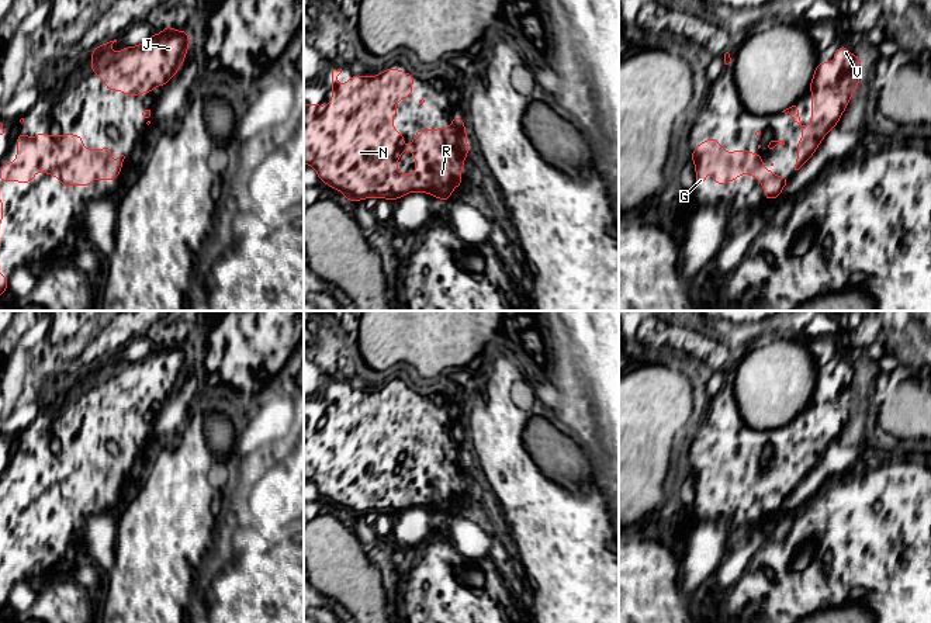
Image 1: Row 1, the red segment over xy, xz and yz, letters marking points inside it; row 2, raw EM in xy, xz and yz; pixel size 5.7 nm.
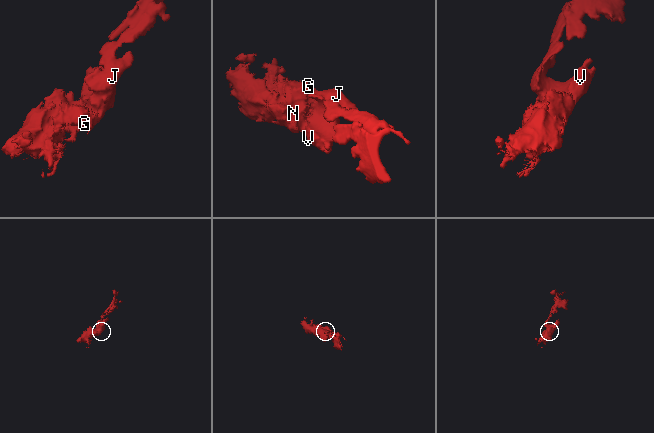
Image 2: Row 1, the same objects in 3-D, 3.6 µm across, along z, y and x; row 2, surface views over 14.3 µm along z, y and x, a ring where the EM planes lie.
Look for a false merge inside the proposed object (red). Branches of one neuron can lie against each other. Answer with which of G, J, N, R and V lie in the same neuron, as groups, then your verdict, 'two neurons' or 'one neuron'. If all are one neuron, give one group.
G J N R V; one neuron

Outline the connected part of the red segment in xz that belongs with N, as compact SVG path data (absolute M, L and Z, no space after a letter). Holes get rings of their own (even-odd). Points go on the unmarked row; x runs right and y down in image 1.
M391 383L371 394L352 391L339 402L340 388L342 385L332 385L330 419L304 419L304 477L316 485L321 496L343 506L346 516L361 516L368 512L398 515L412 506L423 506L442 516L450 513L451 505L464 496L460 487L468 461L463 435L451 432L450 444L418 444L413 457L406 463L402 458L405 450L391 446L397 442L391 432L398 429L397 416L413 409L408 401L415 399L415 392ZM406 465L413 467L415 489L401 489L395 484L399 468Z

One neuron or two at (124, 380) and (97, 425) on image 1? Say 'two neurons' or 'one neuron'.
one neuron

